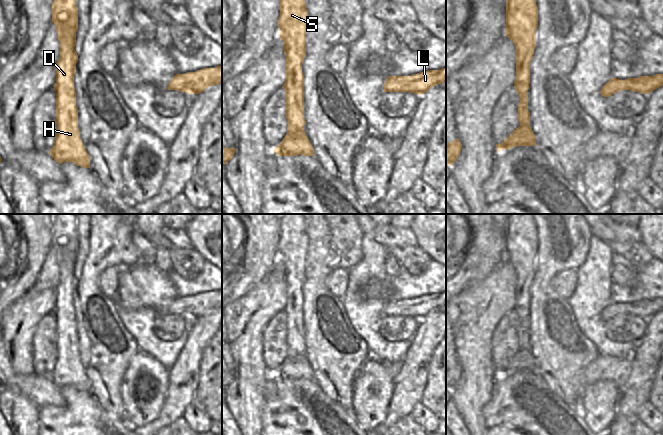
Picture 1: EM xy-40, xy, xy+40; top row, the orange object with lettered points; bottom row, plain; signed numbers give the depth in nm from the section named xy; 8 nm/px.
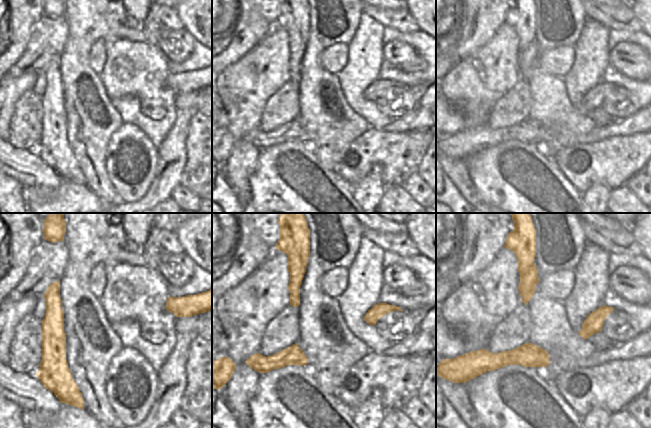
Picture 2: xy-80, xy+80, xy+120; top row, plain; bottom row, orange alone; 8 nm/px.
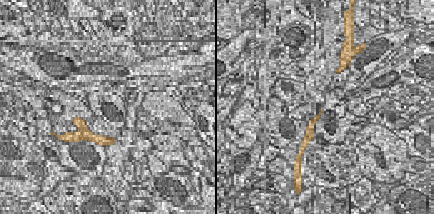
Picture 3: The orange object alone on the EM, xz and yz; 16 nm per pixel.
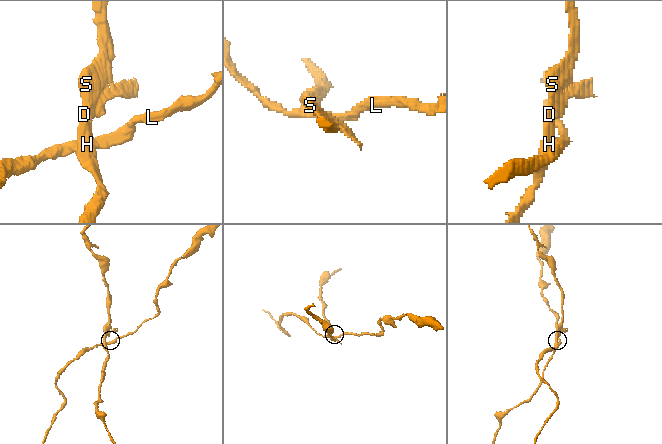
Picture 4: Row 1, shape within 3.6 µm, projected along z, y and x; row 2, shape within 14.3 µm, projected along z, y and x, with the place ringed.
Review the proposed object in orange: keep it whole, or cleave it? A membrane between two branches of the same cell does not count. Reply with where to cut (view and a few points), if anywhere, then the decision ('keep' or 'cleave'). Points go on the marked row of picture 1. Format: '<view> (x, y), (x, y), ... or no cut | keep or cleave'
xy+40 (520, 125), (529, 126) | cleave

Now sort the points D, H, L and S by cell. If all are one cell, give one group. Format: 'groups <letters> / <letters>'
groups D H S / L

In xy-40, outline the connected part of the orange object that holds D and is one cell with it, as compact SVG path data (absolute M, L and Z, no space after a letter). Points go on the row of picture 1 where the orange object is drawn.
M54 0L52 3L52 22L56 25L58 41L60 43L60 57L56 63L56 125L58 131L52 149L48 152L59 164L73 162L77 166L90 168L90 157L80 139L78 129L78 109L76 107L76 91L74 89L74 75L78 55L74 49L76 45L76 31L78 29L78 9L76 0Z

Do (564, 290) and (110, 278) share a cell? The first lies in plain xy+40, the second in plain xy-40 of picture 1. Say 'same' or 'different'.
same

